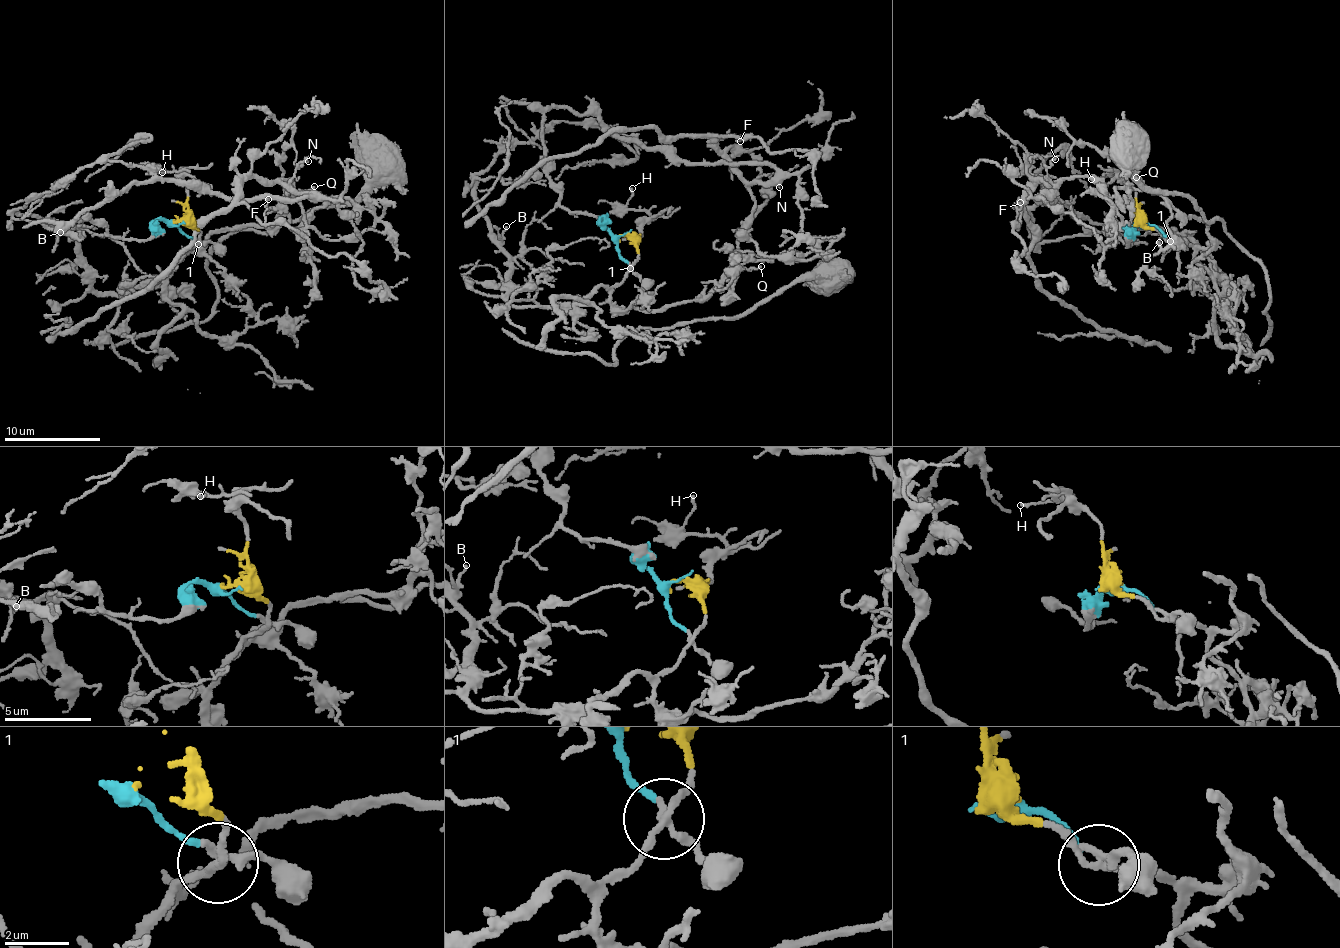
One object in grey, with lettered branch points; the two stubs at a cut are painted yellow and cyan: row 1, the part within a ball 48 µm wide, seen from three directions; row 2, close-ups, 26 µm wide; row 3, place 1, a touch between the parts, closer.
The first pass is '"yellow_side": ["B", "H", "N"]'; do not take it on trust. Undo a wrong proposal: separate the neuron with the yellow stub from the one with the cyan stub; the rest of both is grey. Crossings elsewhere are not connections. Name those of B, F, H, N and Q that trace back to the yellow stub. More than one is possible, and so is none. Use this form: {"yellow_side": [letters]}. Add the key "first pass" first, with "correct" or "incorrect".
{"first pass": "incorrect", "yellow_side": ["B", "H", "Q"]}

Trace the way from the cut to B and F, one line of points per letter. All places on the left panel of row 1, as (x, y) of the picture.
B: (174, 222), (198, 230), (197, 243), (164, 278), (119, 294), (93, 289), (78, 243), (58, 225), (60, 233)
F: (174, 222), (144, 240), (69, 221), (140, 181), (308, 195), (248, 178), (240, 196), (263, 224), (269, 198)

